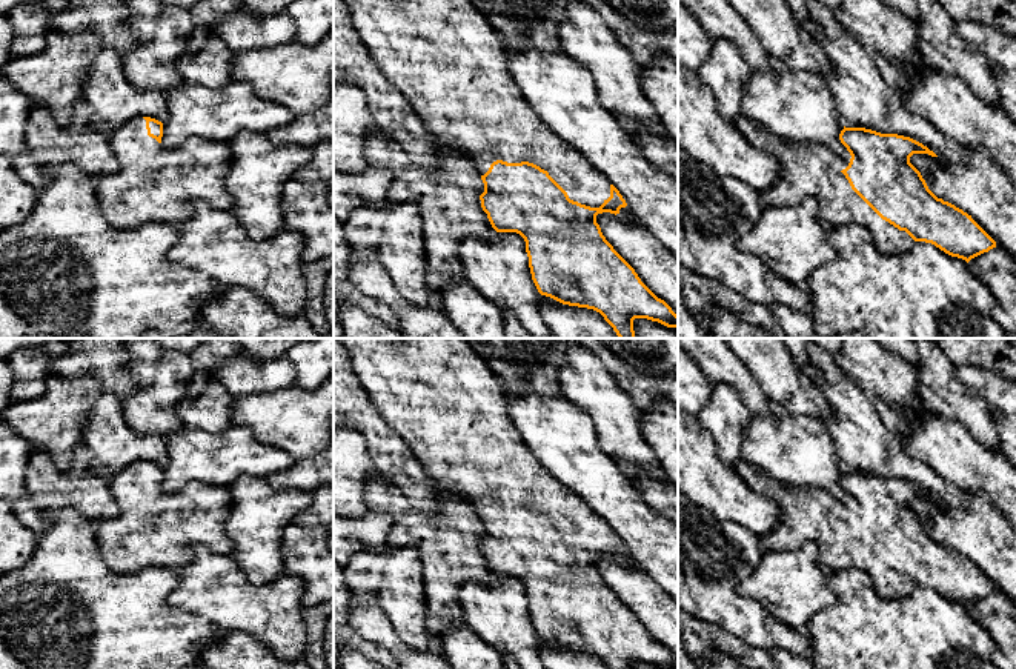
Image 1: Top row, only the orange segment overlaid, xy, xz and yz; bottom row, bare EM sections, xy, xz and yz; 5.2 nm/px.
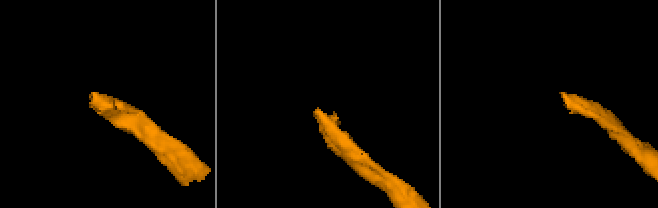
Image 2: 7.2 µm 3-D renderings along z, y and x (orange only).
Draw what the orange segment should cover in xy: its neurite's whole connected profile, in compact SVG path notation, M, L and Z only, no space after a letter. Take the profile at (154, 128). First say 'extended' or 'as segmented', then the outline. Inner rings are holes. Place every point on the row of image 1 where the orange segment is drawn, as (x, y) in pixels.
extended; M137 117L109 134L120 169L97 177L97 198L105 218L121 229L144 223L183 225L192 203L203 200L231 211L224 185L231 146L198 137L177 149L161 145L163 123Z

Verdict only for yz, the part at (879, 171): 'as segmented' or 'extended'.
extended

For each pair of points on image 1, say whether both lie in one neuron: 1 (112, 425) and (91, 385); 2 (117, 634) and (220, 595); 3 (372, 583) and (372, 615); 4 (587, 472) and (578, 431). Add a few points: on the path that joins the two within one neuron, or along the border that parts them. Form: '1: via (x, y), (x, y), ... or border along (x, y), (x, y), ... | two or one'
1: border along (103, 391), (82, 429) | two
2: border along (177, 574), (177, 583), (168, 600), (217, 626) | two
3: border along (352, 595), (371, 599), (394, 629) | two
4: via (578, 462), (575, 459), (575, 442) | one

